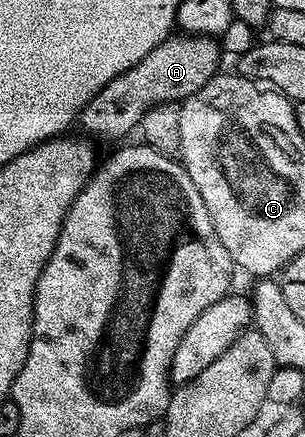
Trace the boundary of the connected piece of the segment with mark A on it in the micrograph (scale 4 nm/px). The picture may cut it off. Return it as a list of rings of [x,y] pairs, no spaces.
[[[170,35],[158,43],[158,47],[154,47],[154,51],[142,59],[142,63],[134,63],[134,67],[130,67],[130,71],[122,71],[118,79],[110,79],[110,83],[106,83],[106,87],[102,87],[102,91],[98,91],[90,103],[86,103],[80,112],[78,125],[89,133],[89,138],[101,137],[104,141],[116,141],[126,136],[131,129],[133,132],[150,107],[167,101],[183,103],[216,76],[221,68],[221,46],[211,37],[176,36]]]

